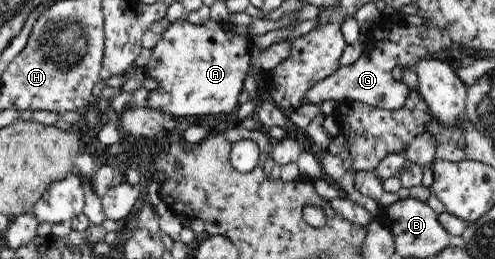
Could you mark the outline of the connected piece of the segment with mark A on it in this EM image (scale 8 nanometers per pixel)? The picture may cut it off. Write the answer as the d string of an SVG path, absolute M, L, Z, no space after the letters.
M183 17L174 20L152 48L150 62L144 68L150 78L160 83L158 89L151 91L147 105L165 111L174 118L236 111L241 104L238 97L245 89L244 81L250 67L251 48L252 43L249 37L238 35L228 24L210 20L205 25L194 25Z

